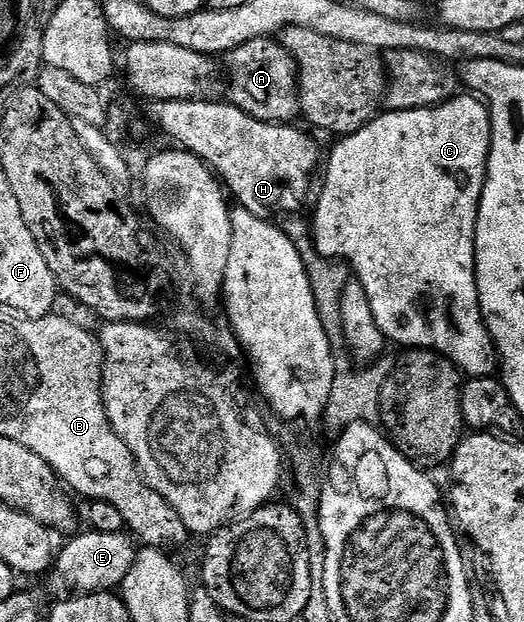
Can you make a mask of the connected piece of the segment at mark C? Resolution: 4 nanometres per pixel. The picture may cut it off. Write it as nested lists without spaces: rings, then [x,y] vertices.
[[[458,94],[453,100],[447,100],[437,108],[419,108],[405,112],[385,111],[377,115],[369,124],[363,124],[356,132],[337,139],[331,148],[332,153],[329,156],[327,153],[326,163],[322,168],[324,185],[321,186],[320,197],[316,200],[316,213],[313,214],[312,220],[310,218],[312,239],[316,241],[318,251],[325,254],[341,252],[345,256],[343,259],[347,267],[366,290],[366,298],[370,298],[370,310],[374,310],[374,322],[378,322],[385,341],[392,343],[393,340],[394,343],[401,344],[401,349],[404,350],[425,348],[442,354],[447,360],[454,362],[461,373],[468,378],[495,377],[498,372],[496,344],[484,325],[484,315],[480,309],[480,295],[476,285],[476,223],[480,199],[484,193],[484,183],[488,177],[488,159],[492,149],[492,113],[489,112],[487,103],[472,94]]]

